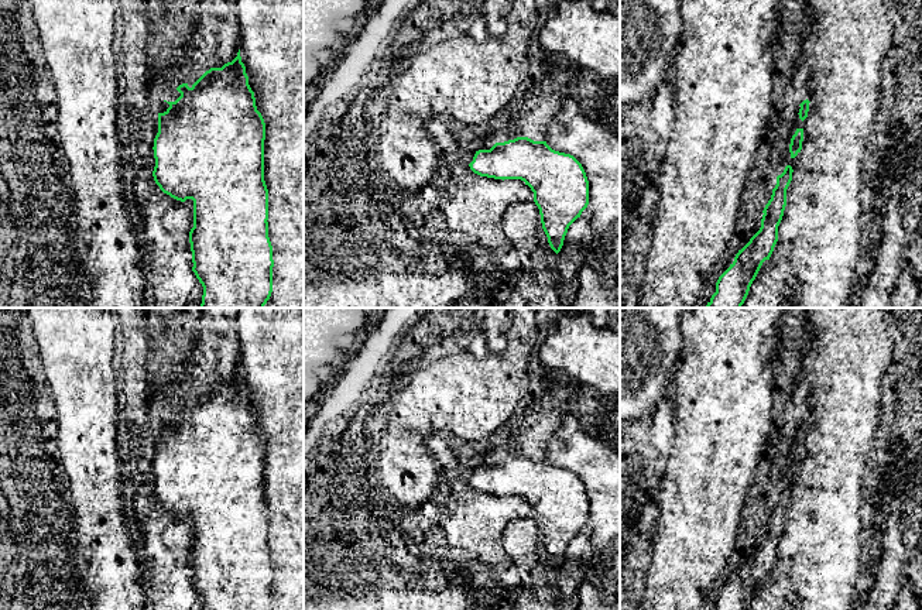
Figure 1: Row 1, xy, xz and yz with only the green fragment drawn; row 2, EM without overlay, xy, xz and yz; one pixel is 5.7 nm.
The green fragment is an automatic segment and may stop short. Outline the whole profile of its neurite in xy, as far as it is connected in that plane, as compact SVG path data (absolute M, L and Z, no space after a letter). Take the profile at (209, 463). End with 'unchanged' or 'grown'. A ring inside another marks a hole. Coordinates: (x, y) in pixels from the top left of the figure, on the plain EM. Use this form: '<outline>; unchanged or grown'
M240 366L232 378L210 384L191 404L182 400L176 407L181 412L175 418L167 418L169 424L158 429L152 493L171 514L193 517L193 544L189 548L192 587L202 600L203 610L271 610L274 576L267 538L268 506L264 497L265 439L257 426Z; unchanged

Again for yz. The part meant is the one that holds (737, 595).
M786 482L777 493L771 515L762 527L760 546L738 566L734 578L719 593L714 610L748 610L762 579L770 576L778 558L778 542L786 522L786 506L792 497L792 489L792 483Z; unchanged

